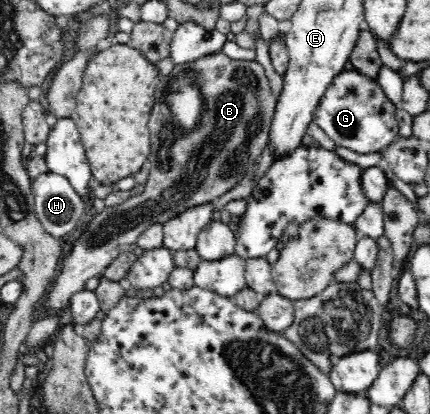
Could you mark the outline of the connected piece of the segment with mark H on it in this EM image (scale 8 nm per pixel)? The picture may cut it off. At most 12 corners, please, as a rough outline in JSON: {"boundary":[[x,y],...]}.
{"boundary":[[60,174],[32,179],[34,213],[58,239],[87,203]]}

